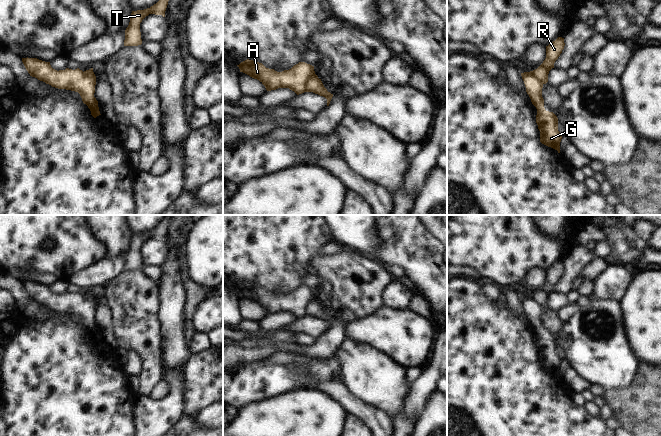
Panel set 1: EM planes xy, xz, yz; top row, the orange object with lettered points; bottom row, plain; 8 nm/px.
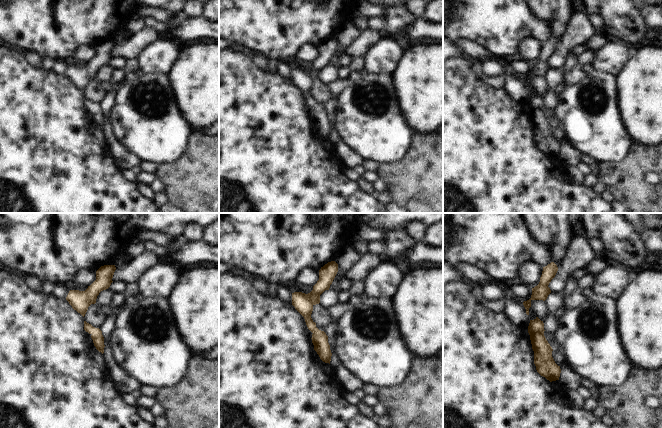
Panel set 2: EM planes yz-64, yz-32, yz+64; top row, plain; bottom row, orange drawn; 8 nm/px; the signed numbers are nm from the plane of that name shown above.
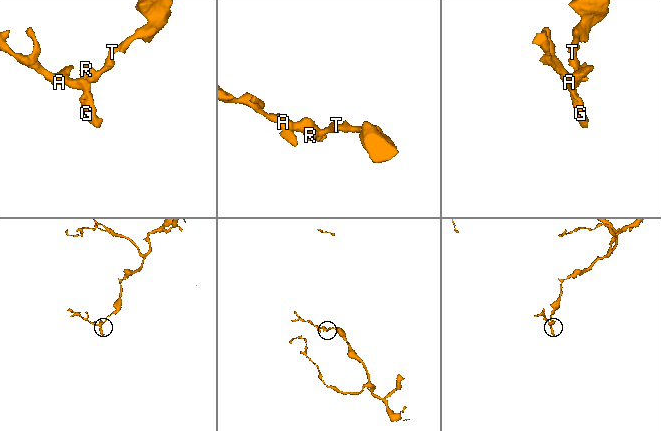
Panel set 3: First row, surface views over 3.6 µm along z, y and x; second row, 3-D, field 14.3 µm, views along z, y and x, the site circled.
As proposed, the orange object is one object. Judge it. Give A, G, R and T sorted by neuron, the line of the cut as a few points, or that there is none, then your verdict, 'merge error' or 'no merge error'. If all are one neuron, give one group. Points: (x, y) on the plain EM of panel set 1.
A G R / T | xz (317, 301), (312, 301), (306, 306), (305, 315) | merge error

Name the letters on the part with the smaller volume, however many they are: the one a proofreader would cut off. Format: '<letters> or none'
A, G, R

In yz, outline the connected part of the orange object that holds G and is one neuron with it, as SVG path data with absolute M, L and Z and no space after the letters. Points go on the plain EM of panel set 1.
M532 295L521 297L526 316L537 333L536 347L540 355L540 366L560 377L561 357L558 355L558 342L553 336L546 335L542 321L543 308Z

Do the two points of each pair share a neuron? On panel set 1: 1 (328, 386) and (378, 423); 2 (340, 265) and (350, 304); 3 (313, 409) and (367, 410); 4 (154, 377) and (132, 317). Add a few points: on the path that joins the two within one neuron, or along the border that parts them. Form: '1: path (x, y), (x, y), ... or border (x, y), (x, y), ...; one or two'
1: path (340, 394), (352, 405), (366, 413); one
2: path (349, 275), (350, 294); one
3: border (327, 396), (335, 400), (347, 412); two
4: path (151, 362), (149, 351), (139, 332); one

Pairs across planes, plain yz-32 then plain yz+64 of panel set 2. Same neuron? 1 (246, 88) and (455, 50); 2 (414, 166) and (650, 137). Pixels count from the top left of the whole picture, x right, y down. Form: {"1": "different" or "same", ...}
{"1": "different", "2": "different"}

